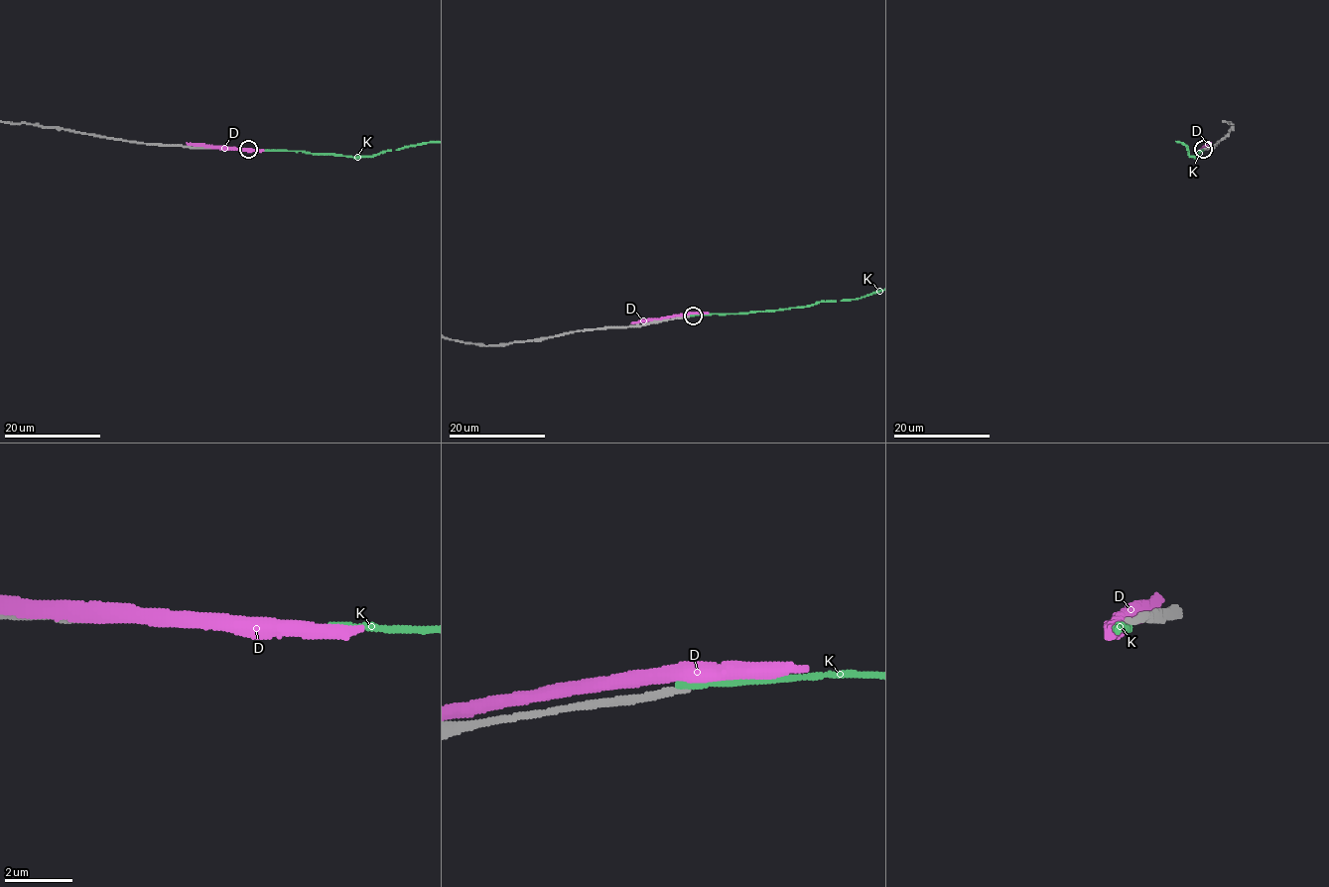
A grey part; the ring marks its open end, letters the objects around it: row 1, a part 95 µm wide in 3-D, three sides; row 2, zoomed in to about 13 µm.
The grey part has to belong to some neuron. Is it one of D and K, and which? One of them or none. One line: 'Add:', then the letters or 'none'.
Add: none

